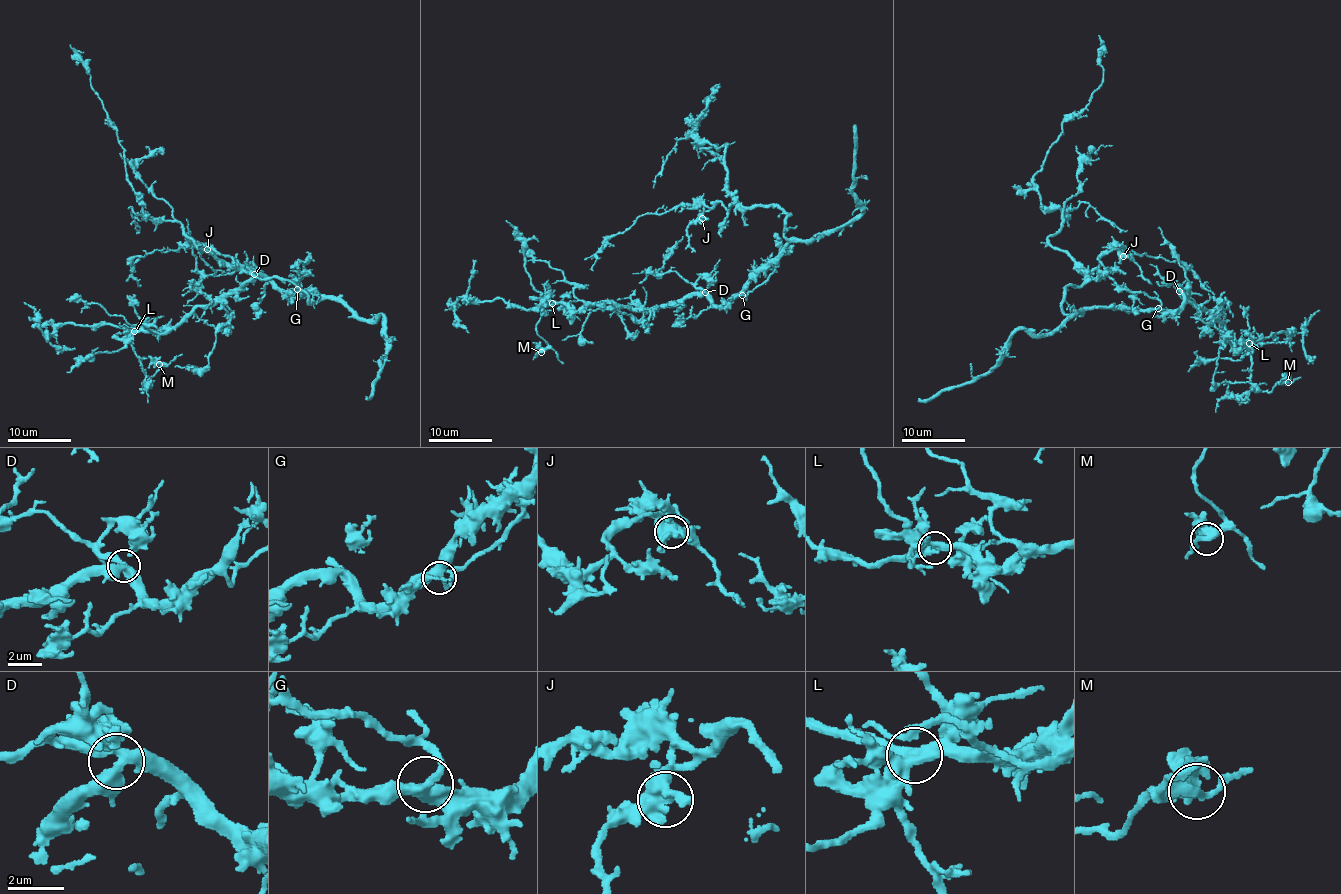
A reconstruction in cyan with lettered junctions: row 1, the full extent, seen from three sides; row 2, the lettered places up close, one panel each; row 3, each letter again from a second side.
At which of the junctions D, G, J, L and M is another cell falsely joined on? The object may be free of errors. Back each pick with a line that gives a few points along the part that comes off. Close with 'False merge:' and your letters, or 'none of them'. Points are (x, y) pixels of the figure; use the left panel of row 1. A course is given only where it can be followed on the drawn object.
False merge: none of them

